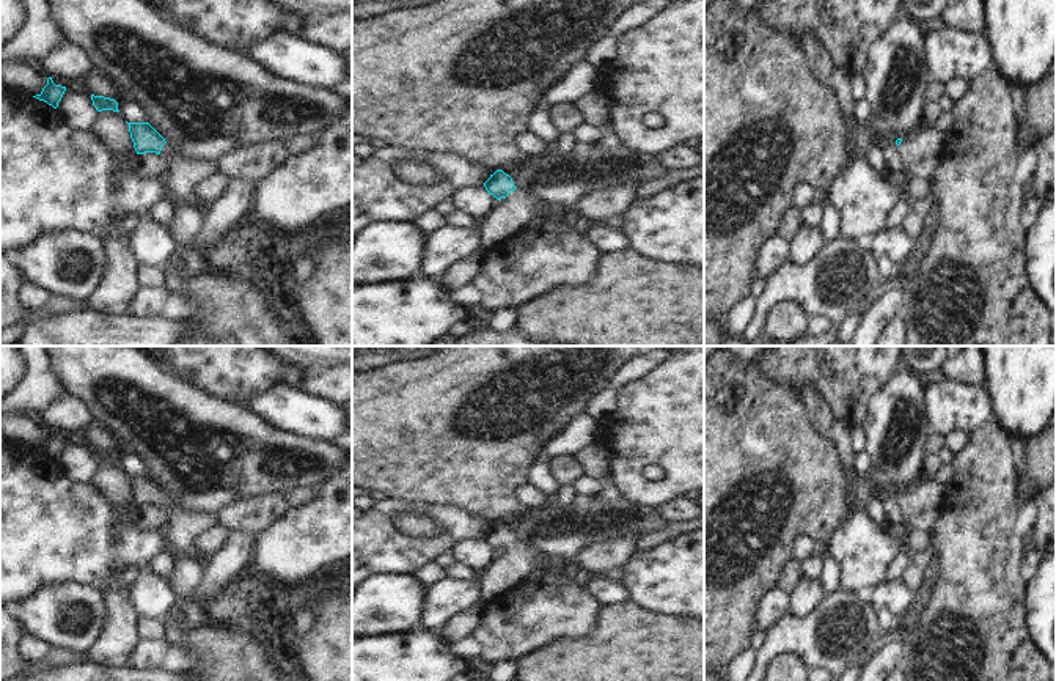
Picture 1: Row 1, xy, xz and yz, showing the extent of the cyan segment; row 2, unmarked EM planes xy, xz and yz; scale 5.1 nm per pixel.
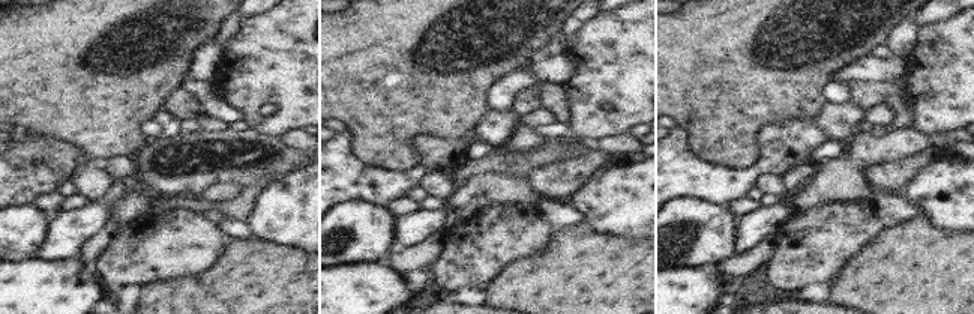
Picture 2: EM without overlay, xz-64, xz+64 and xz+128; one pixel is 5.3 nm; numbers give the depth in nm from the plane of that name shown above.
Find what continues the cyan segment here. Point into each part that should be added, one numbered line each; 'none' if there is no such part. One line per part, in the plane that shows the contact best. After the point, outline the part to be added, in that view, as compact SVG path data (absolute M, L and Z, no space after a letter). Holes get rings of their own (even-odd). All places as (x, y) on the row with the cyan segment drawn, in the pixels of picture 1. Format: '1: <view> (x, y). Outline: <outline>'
1: xz (519, 209). Outline: M515 189L506 198L497 200L495 206L479 219L479 248L487 252L526 226L555 222L564 222L580 234L586 234L591 226L586 217Z

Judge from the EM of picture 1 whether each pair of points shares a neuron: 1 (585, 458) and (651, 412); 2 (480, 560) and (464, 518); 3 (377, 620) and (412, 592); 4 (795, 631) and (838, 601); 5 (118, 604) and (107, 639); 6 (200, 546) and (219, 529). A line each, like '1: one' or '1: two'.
1: two
2: two
3: one
4: one
5: one
6: one

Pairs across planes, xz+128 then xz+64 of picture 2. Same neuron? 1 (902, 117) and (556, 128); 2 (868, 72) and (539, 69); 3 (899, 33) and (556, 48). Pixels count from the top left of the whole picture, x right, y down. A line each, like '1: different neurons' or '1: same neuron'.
1: different neurons
2: same neuron
3: different neurons

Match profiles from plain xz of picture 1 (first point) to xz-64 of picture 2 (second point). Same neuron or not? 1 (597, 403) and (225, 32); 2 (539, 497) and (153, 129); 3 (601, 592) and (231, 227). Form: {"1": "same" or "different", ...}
{"1": "same", "2": "same", "3": "same"}

